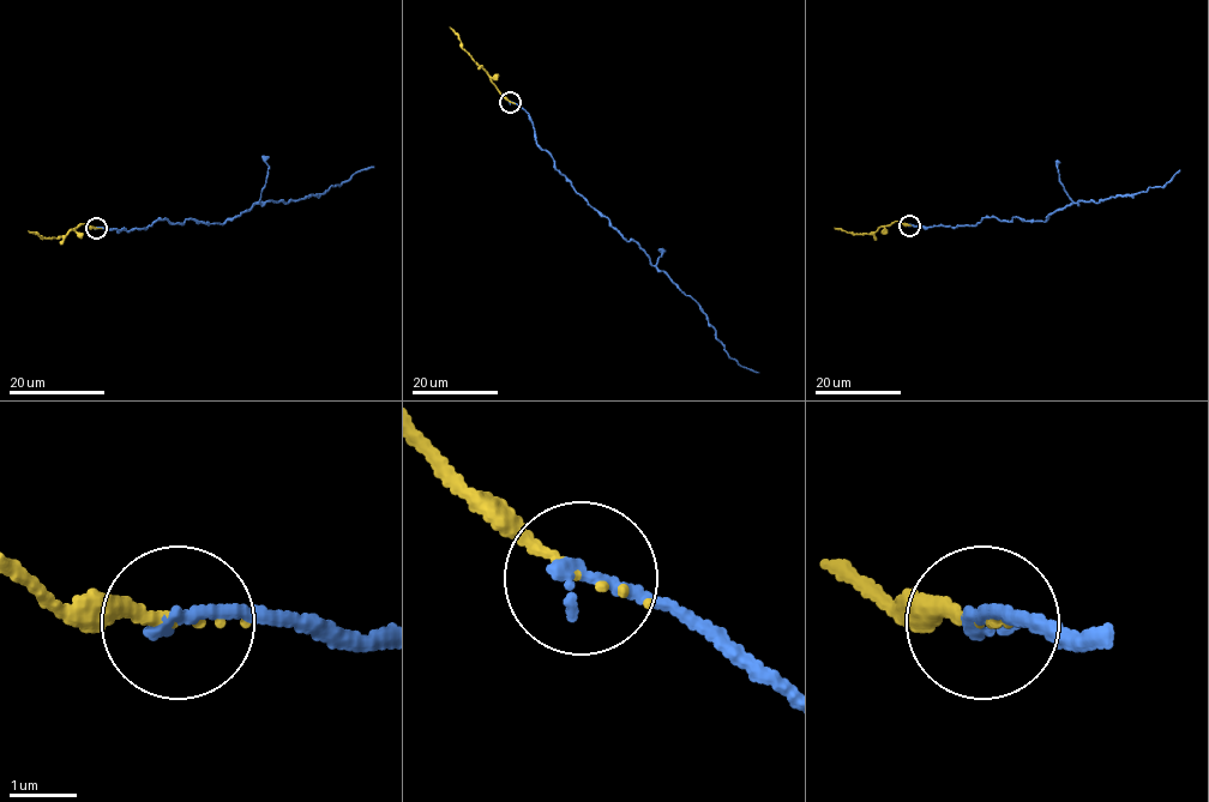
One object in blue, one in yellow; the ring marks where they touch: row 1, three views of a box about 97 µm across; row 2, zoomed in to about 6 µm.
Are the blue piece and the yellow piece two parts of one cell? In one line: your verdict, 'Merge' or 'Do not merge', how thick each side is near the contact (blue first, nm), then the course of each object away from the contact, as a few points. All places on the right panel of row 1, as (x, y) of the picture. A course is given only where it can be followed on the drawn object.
Merge. Thickness 220 nm (blue) against 150 nm. Course of blue: (909, 224), (975, 224), (994, 216), (1045, 222), (1074, 203), (1099, 203), (1164, 186), (1179, 170). Course of yellow: (909, 224), (892, 222), (874, 233), (855, 234), (835, 227)

